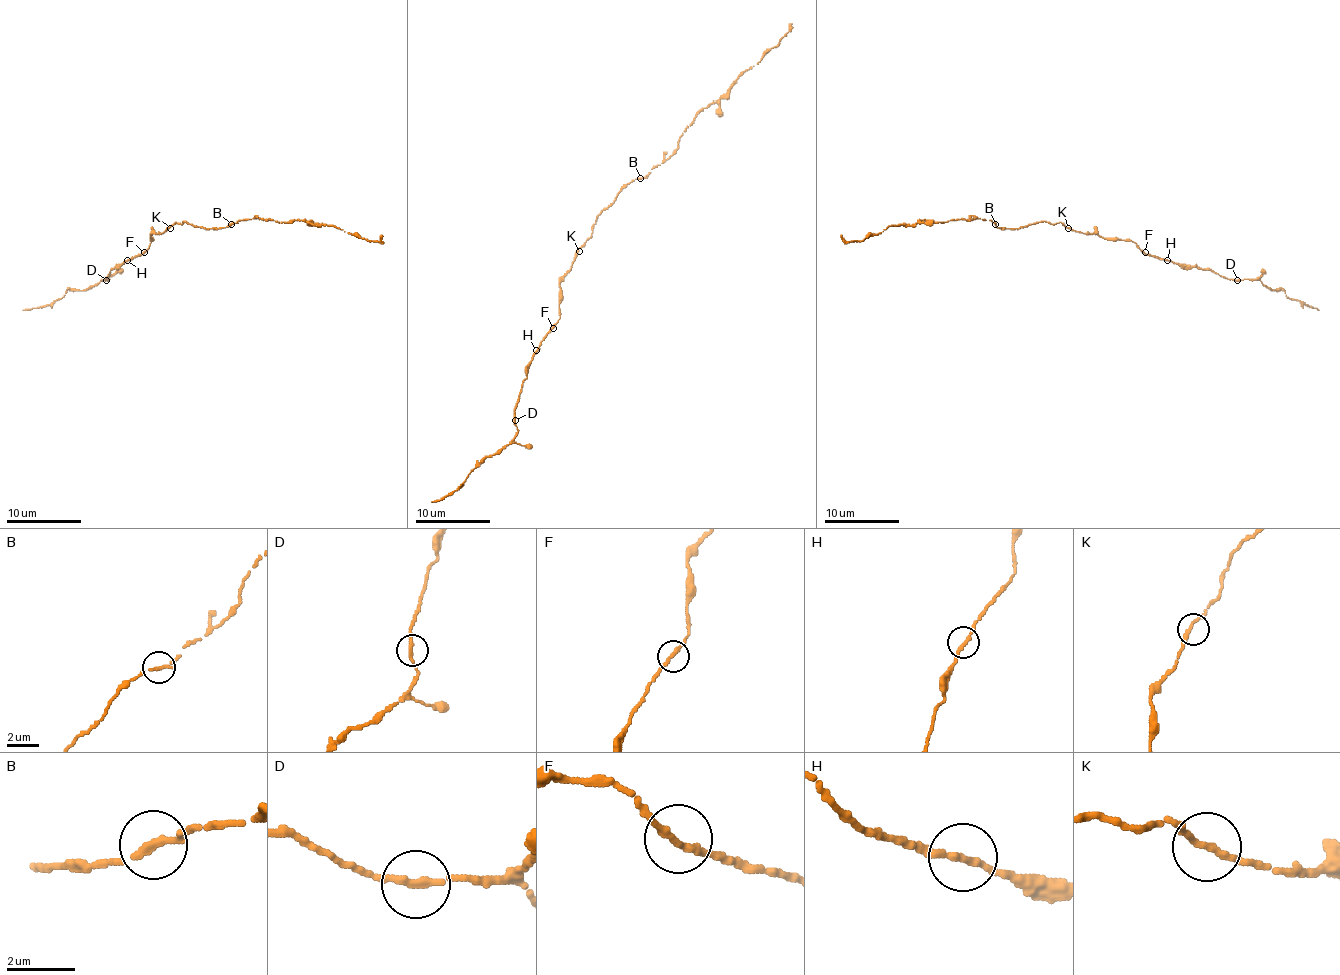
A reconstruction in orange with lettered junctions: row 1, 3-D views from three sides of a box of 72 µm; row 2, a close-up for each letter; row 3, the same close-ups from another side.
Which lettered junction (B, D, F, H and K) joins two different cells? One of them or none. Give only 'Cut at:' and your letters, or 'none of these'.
Cut at: none of these

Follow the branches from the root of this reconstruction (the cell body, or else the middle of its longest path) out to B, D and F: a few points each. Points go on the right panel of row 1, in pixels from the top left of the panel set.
B: (1066, 228), (1061, 222), (1050, 224), (1044, 220), (1020, 228), (997, 228), (995, 224)
D: (1066, 228), (1083, 234), (1098, 234), (1102, 237), (1130, 239), (1141, 250), (1160, 260), (1210, 269), (1237, 280)
F: (1066, 228), (1083, 234), (1098, 234), (1102, 237), (1130, 239), (1145, 252)

